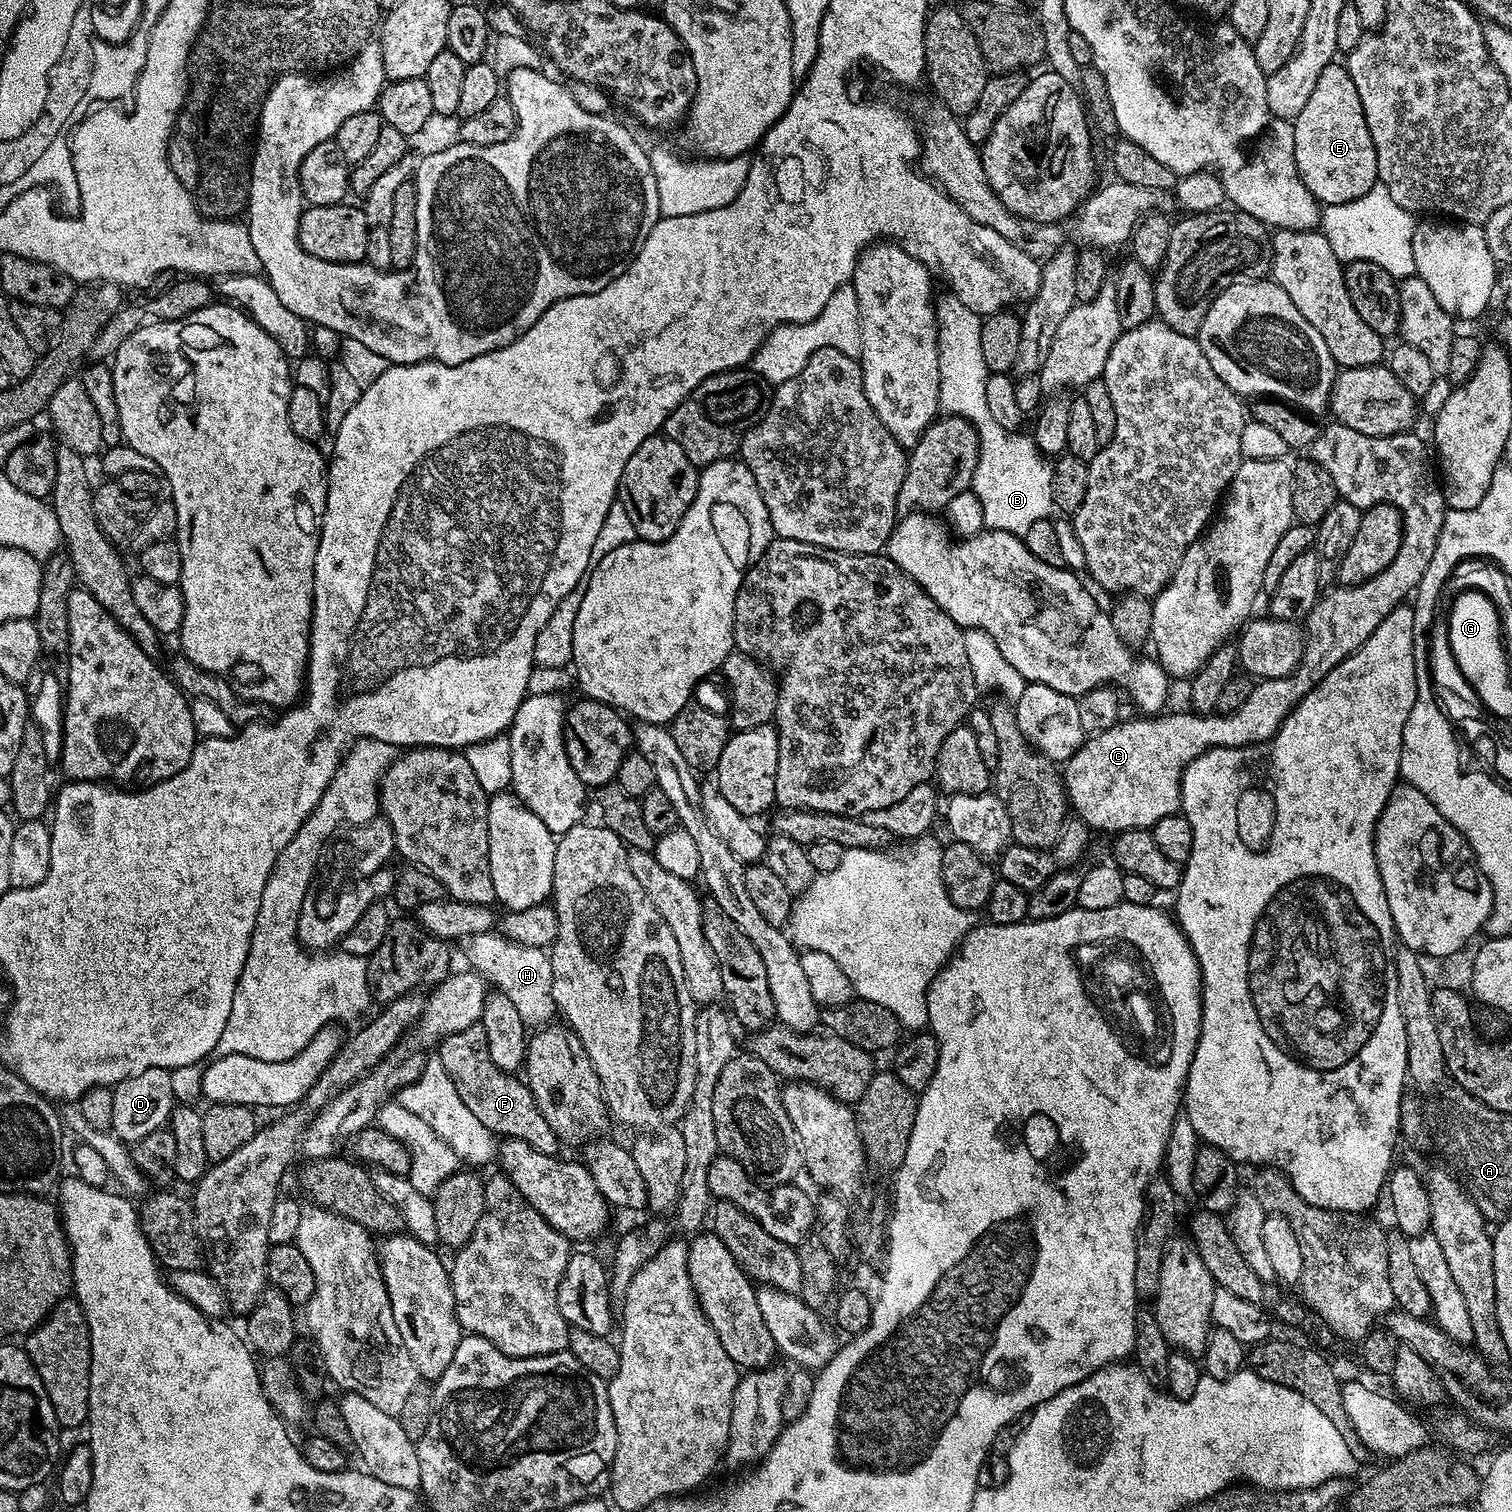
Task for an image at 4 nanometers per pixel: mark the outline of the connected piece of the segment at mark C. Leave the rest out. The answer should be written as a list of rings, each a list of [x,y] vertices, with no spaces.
[[[1335,422],[1329,424],[1325,430],[1323,427],[1317,433],[1315,441],[1308,449],[1309,457],[1318,461],[1330,474],[1330,478],[1334,480],[1336,493],[1343,501],[1361,510],[1378,504],[1390,504],[1400,509],[1404,517],[1404,533],[1402,546],[1398,546],[1398,554],[1394,554],[1394,562],[1390,562],[1390,566],[1386,566],[1382,574],[1374,574],[1374,578],[1356,584],[1352,588],[1336,586],[1328,590],[1333,592],[1325,591],[1317,600],[1314,610],[1310,610],[1308,615],[1304,653],[1298,666],[1282,678],[1270,678],[1253,683],[1250,698],[1246,698],[1246,702],[1242,702],[1238,710],[1225,716],[1197,714],[1191,710],[1174,713],[1173,728],[1168,732],[1168,744],[1172,748],[1160,748],[1160,724],[1156,718],[1140,718],[1144,720],[1124,718],[1119,724],[1110,726],[1110,730],[1097,736],[1087,737],[1084,745],[1063,765],[1062,779],[1071,811],[1097,833],[1119,834],[1135,828],[1150,830],[1162,818],[1177,815],[1181,811],[1180,780],[1184,776],[1186,766],[1190,766],[1194,758],[1198,758],[1210,748],[1245,748],[1270,739],[1282,726],[1284,719],[1296,709],[1298,702],[1302,702],[1302,698],[1306,698],[1306,694],[1310,694],[1310,690],[1314,690],[1314,686],[1322,682],[1322,678],[1326,678],[1330,670],[1334,670],[1334,666],[1338,666],[1347,656],[1356,653],[1364,645],[1366,638],[1370,638],[1370,634],[1374,634],[1374,630],[1378,630],[1378,626],[1382,626],[1387,616],[1397,606],[1405,603],[1422,582],[1422,574],[1426,574],[1426,566],[1430,566],[1430,558],[1434,558],[1434,550],[1438,546],[1438,538],[1448,511],[1444,498],[1445,491],[1440,485],[1431,455],[1429,458],[1423,440],[1414,435],[1414,432],[1374,436],[1351,430],[1345,424]]]

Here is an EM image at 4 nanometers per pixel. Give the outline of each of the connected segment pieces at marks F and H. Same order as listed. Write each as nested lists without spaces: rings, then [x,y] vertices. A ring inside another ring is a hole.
[[[479,1022],[466,1026],[466,1030],[445,1036],[439,1041],[439,1048],[438,1061],[445,1068],[454,1089],[491,1133],[500,1138],[530,1142],[530,1146],[542,1154],[555,1156],[561,1151],[562,1141],[550,1122],[546,1122],[542,1110],[538,1110],[527,1083],[519,1075],[502,1071],[494,1062],[490,1046],[486,1046],[486,1030]]]
[[[493,930],[468,937],[462,948],[468,959],[467,967],[480,973],[491,985],[504,992],[510,1002],[514,1002],[525,1026],[535,1030],[553,1023],[558,1009],[552,997],[552,958],[543,947],[519,944]]]

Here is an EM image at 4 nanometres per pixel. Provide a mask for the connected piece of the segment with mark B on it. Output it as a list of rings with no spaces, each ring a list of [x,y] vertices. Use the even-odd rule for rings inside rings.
[[[944,290],[935,297],[936,345],[939,354],[939,411],[943,415],[966,418],[979,436],[979,458],[974,470],[971,490],[979,498],[984,512],[984,524],[989,531],[1014,533],[1023,537],[1035,522],[1049,519],[1055,509],[1051,463],[1045,459],[1029,435],[1020,436],[999,425],[987,408],[986,382],[988,367],[982,353],[982,318],[974,314],[953,292]]]

